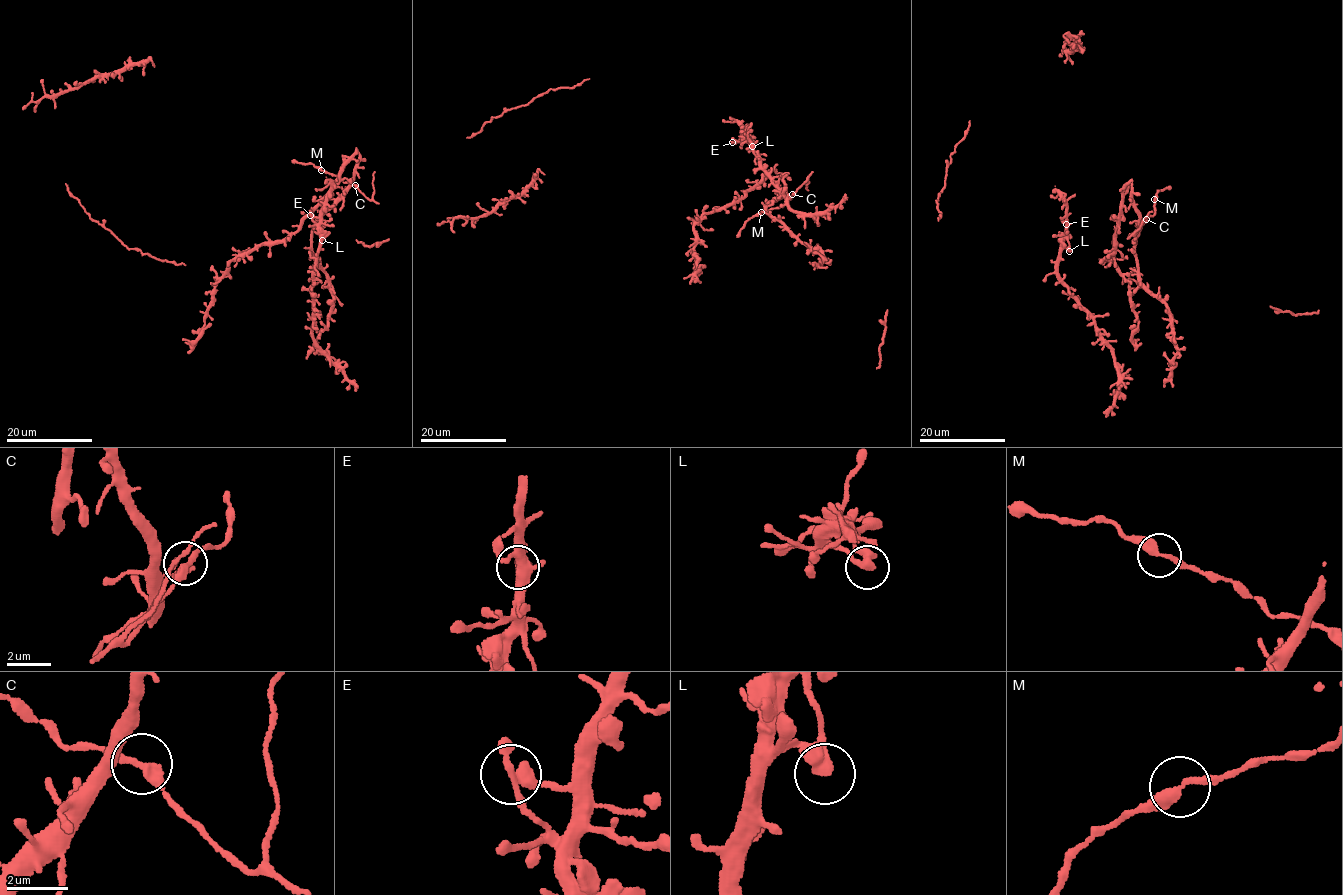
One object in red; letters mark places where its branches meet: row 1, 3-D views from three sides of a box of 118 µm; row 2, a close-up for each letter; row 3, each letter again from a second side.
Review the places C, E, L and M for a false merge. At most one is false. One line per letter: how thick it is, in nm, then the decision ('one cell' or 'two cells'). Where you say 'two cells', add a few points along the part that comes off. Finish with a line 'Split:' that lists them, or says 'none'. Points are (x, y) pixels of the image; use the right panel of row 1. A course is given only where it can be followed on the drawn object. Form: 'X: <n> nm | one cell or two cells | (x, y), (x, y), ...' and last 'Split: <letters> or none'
C: 280 nm | one cell
E: 300 nm | one cell
L: 360 nm | one cell
M: 340 nm | one cell
Split: none

